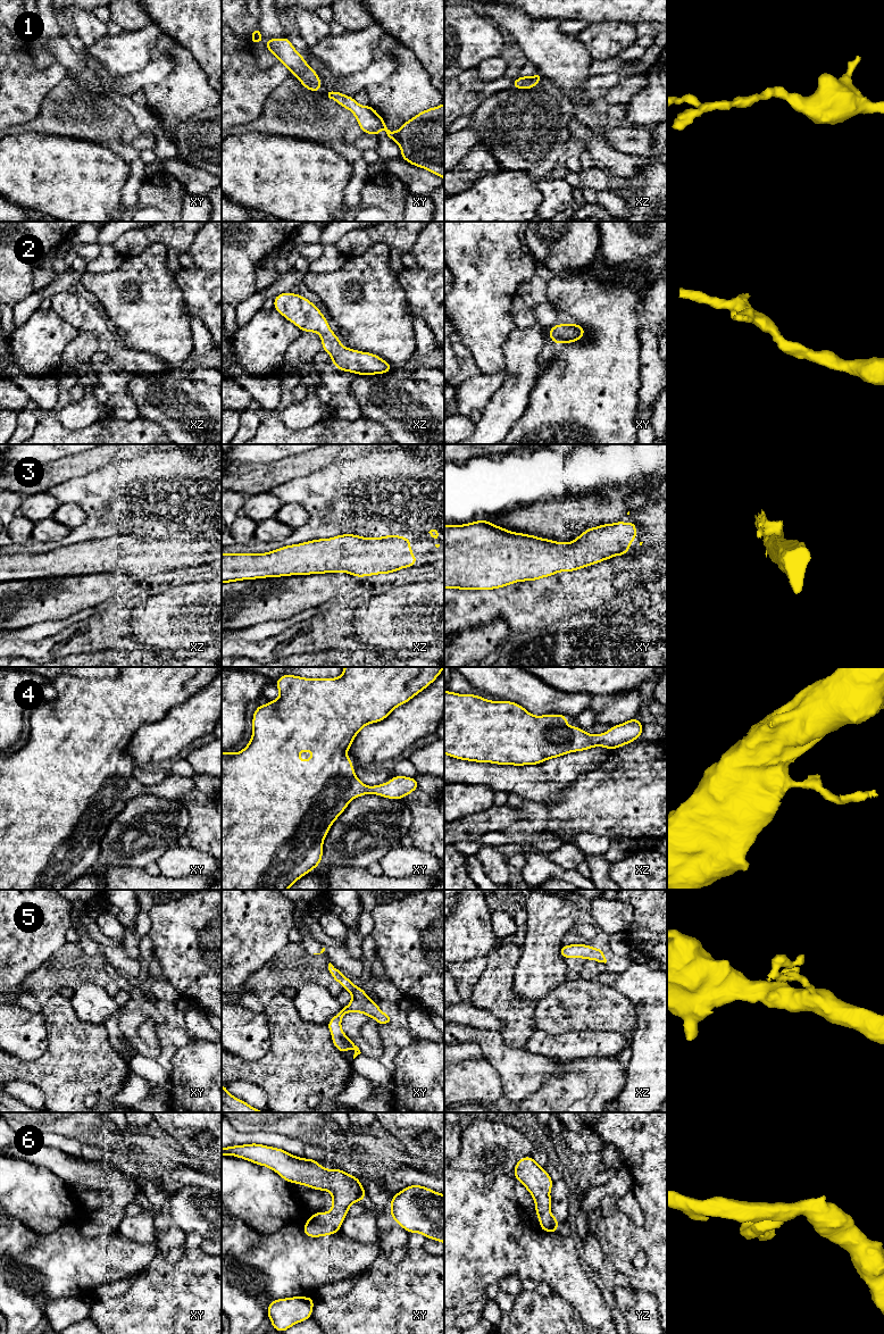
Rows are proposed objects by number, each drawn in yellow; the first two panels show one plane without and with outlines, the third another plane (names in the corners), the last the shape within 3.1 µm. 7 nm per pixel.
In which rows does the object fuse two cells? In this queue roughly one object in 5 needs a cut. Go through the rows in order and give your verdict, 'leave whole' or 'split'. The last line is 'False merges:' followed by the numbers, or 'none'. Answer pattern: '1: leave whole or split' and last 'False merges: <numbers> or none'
1: leave whole
2: leave whole
3: leave whole
4: leave whole
5: leave whole
6: leave whole
False merges: none

